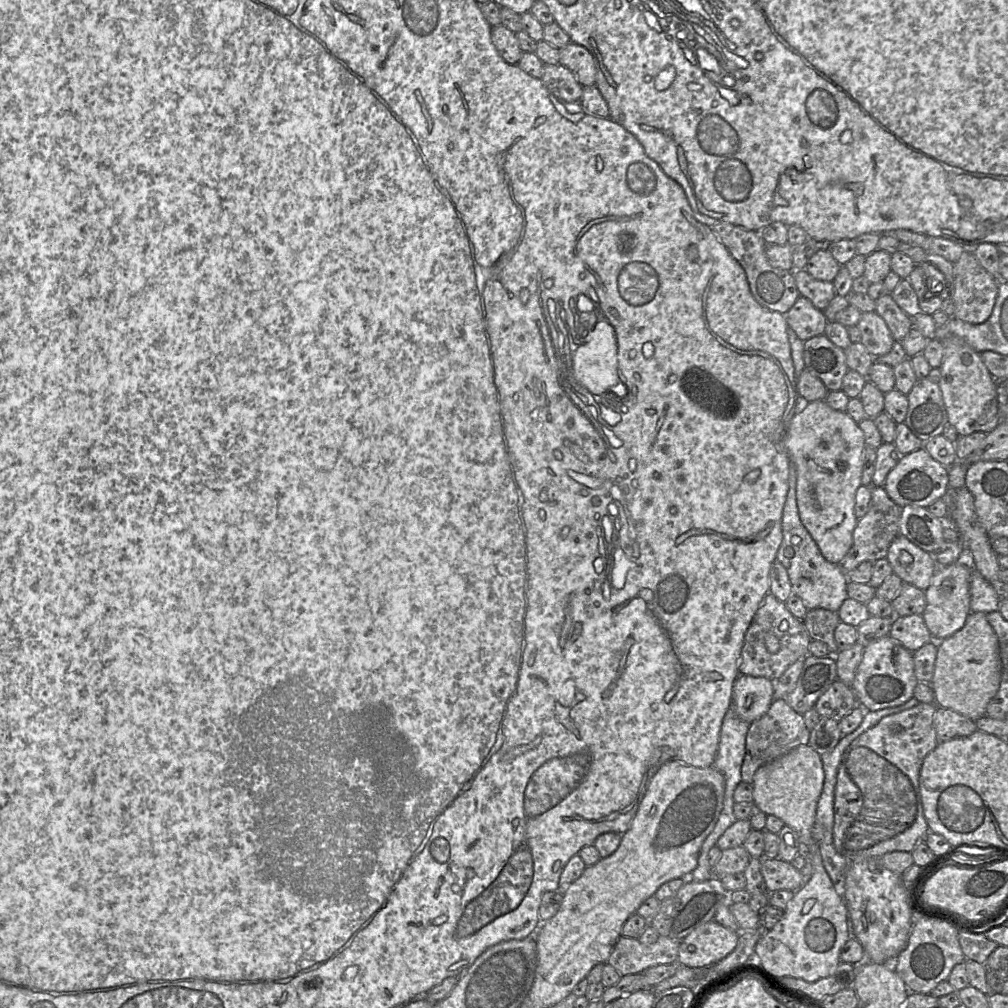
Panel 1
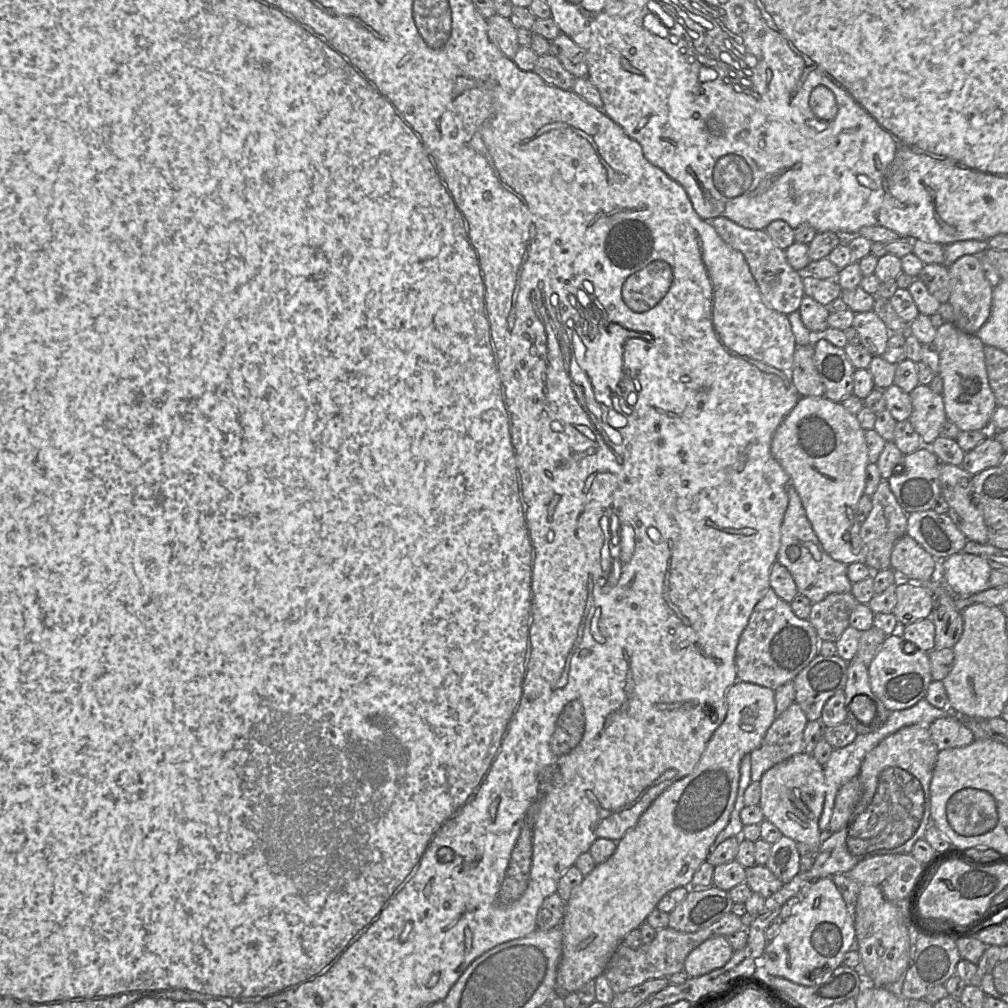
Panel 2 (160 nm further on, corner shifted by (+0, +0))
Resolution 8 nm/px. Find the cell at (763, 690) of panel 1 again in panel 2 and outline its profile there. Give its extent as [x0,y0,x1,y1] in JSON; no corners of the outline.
[556,680,776,995]

